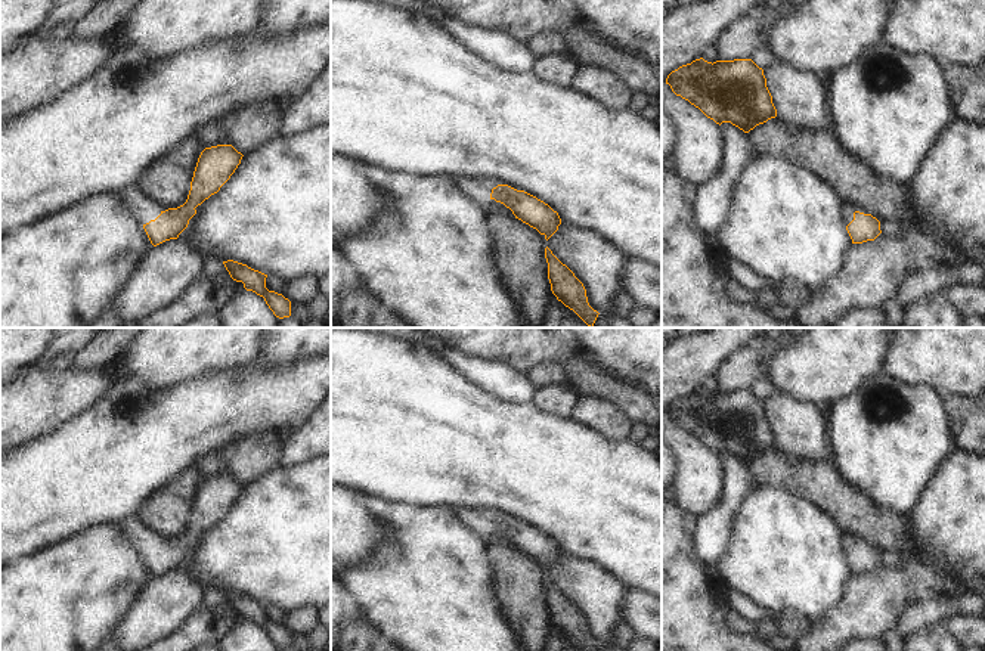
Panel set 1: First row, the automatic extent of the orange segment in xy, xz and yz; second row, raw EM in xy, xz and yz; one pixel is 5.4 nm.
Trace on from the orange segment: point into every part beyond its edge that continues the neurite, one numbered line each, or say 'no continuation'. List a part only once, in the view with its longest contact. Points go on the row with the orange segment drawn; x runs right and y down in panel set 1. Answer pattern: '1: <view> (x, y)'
1: xy (133, 198)

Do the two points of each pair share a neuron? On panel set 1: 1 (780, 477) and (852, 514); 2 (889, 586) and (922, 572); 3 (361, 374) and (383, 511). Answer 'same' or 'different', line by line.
1: same
2: different
3: different

